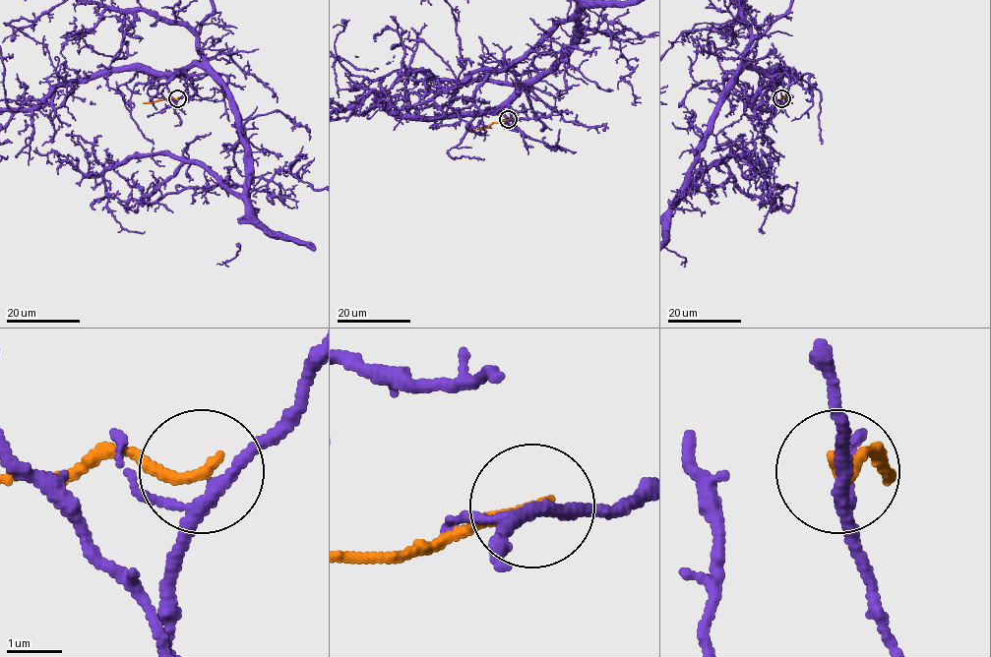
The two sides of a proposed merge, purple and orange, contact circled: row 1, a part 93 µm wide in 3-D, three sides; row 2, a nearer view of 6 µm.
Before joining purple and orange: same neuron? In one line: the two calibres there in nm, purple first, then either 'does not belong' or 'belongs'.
calibres 200 and 200 nm; does not belong

